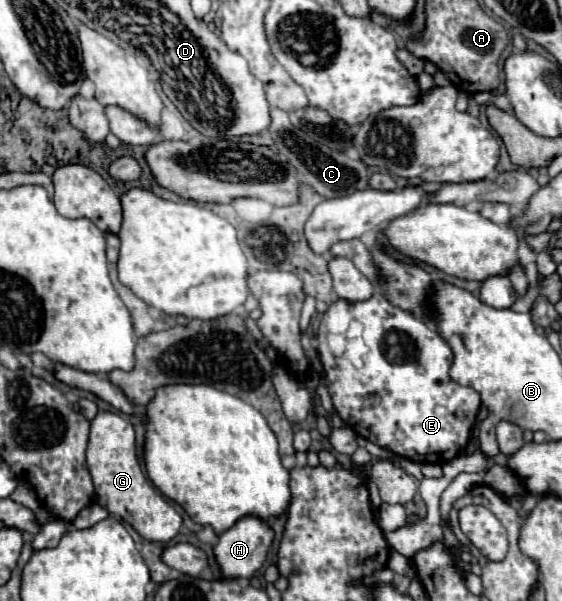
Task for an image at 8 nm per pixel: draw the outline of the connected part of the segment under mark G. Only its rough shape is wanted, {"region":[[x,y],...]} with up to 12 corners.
{"region":[[90,423],[96,501],[144,539],[166,543],[180,513],[146,479],[132,423]]}

